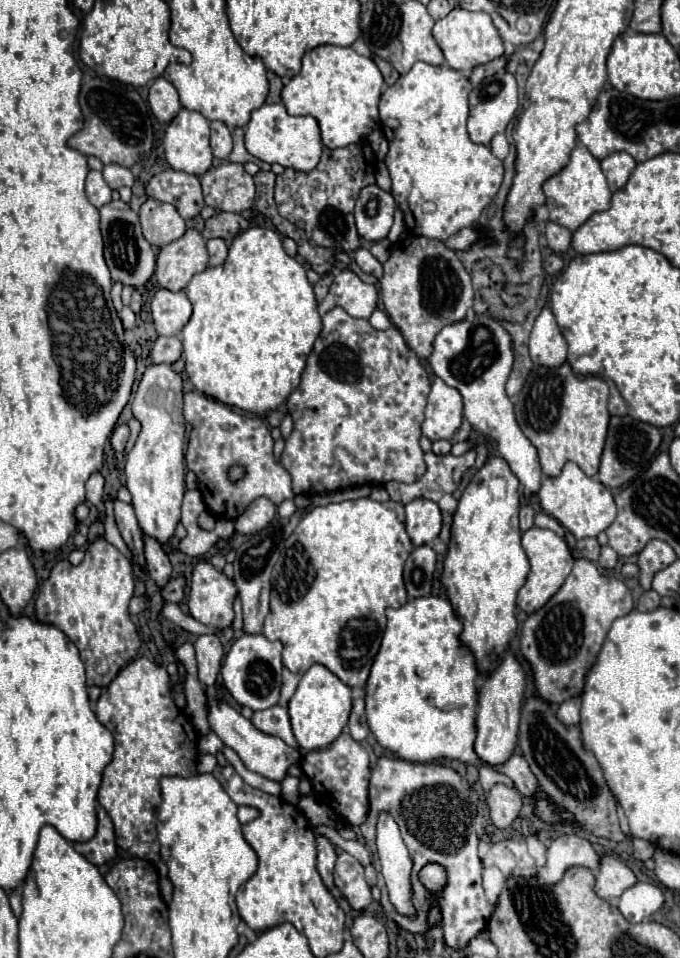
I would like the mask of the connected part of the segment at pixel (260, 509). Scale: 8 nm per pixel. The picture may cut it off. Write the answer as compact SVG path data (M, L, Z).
M257 498L247 506L243 516L235 520L235 532L243 536L255 534L263 530L273 518L275 518L275 504L267 498Z

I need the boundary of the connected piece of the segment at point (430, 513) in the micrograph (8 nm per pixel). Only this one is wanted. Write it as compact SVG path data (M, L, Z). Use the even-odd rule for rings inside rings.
M415 498L405 506L405 524L413 546L427 544L439 536L441 510L433 500Z

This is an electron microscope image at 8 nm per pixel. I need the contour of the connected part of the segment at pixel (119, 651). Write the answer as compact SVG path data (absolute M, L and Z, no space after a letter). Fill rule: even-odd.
M103 538L89 544L79 566L71 566L67 560L63 560L39 586L35 600L35 618L59 628L77 646L85 664L87 686L99 686L105 690L121 666L129 662L141 646L135 624L129 618L131 596L131 562Z

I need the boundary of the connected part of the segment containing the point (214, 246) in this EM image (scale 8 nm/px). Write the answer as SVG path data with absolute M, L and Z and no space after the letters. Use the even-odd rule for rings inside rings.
M219 238L207 240L207 252L209 252L209 266L219 266L227 258L227 246Z

